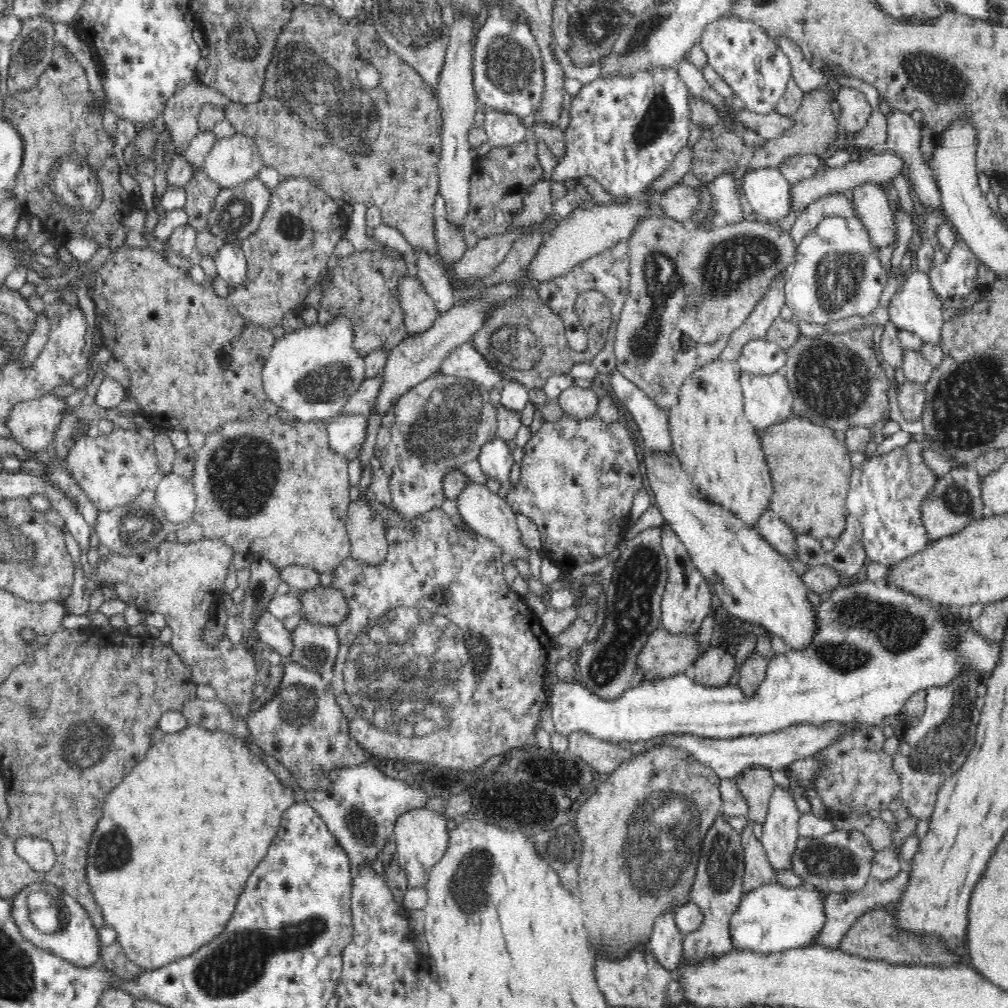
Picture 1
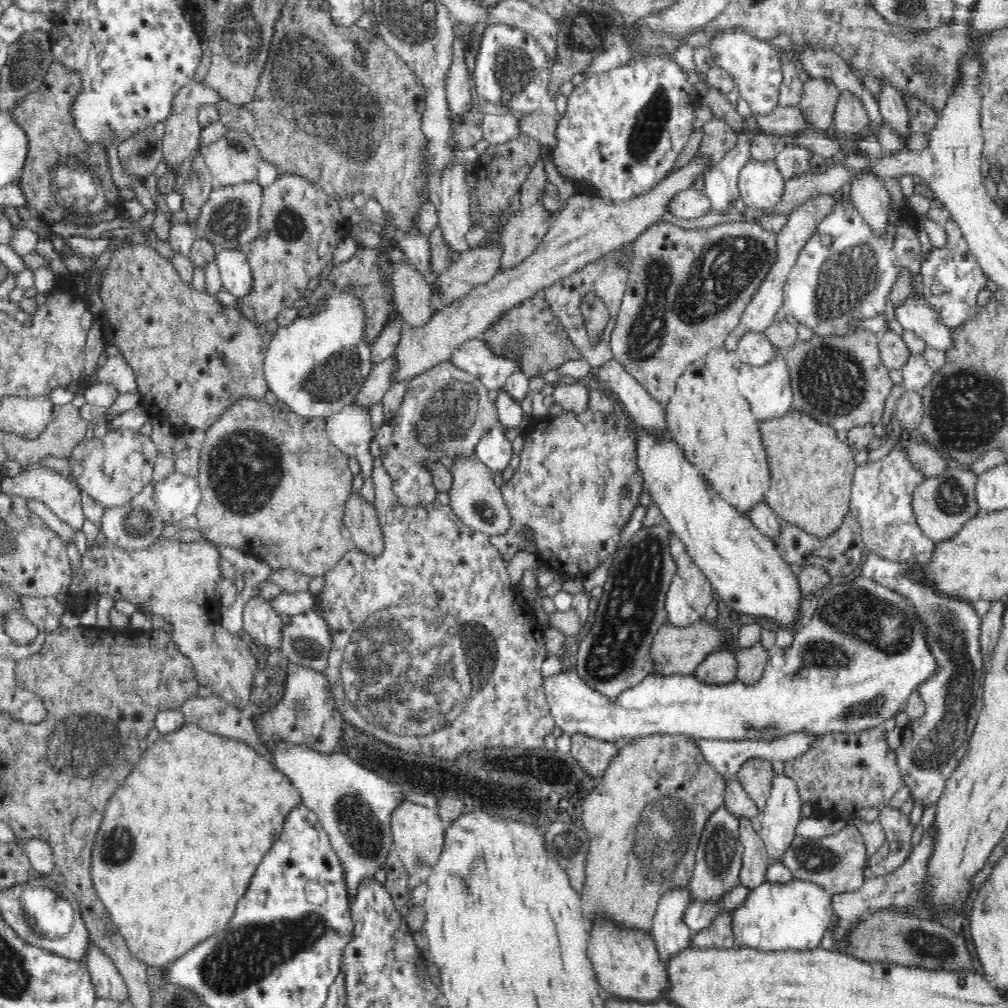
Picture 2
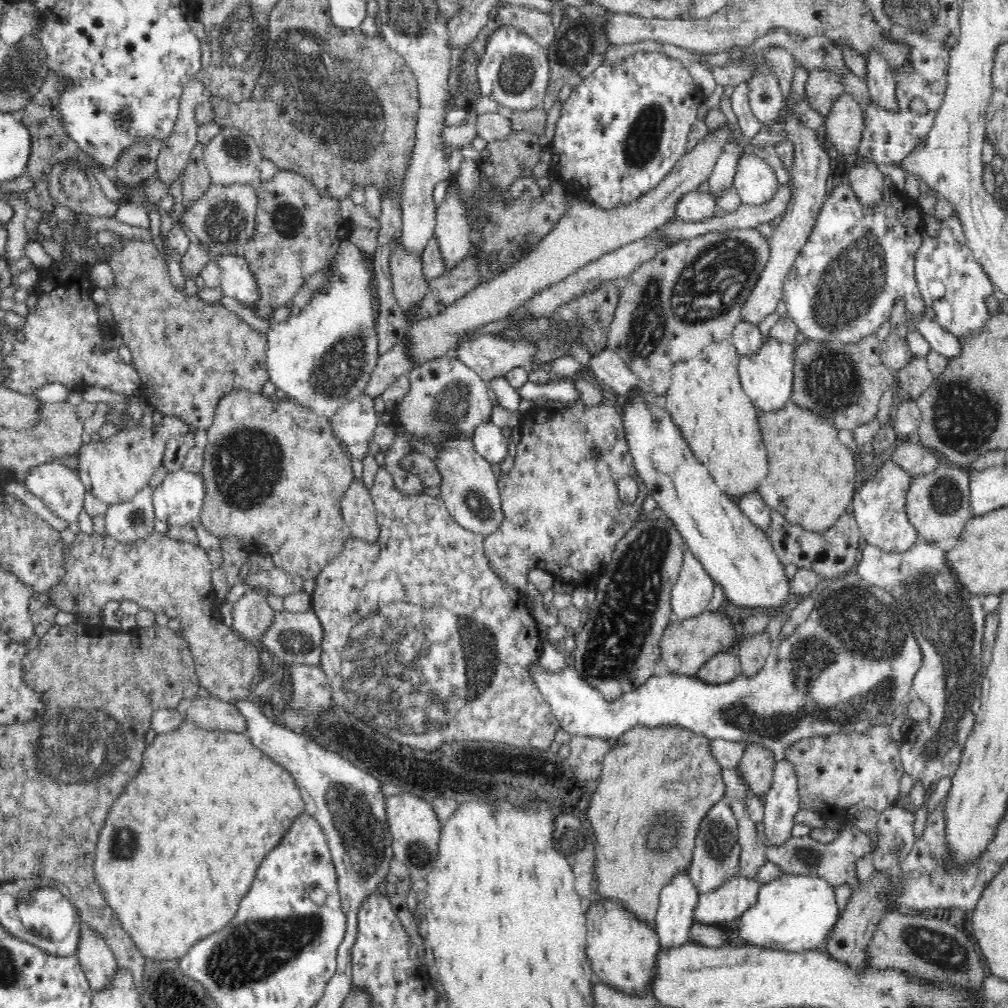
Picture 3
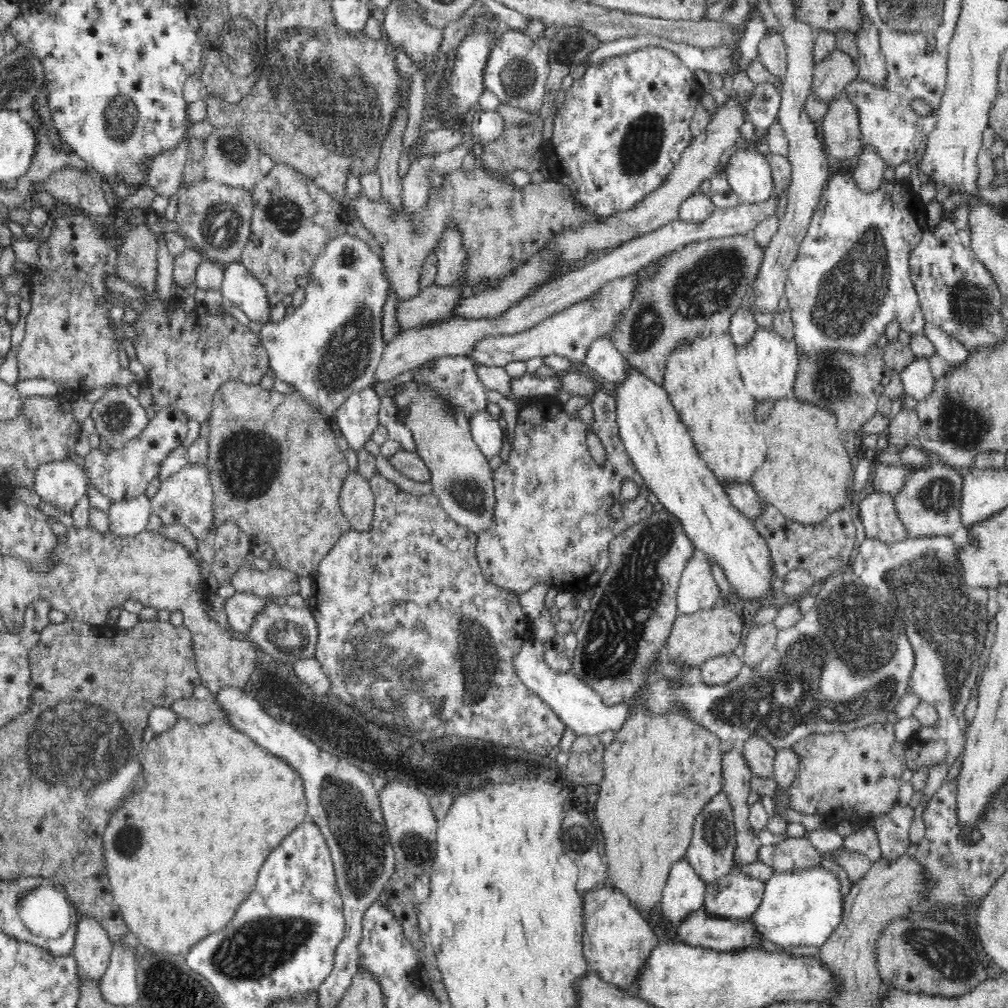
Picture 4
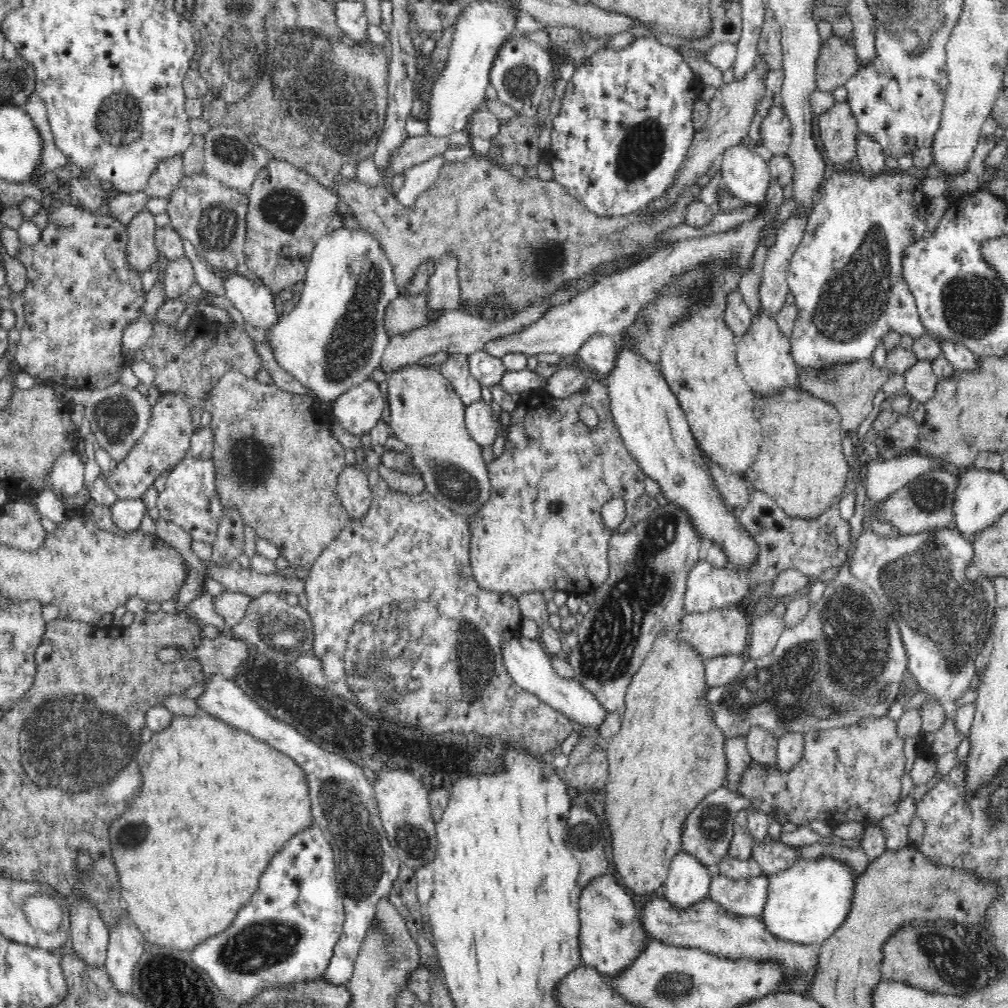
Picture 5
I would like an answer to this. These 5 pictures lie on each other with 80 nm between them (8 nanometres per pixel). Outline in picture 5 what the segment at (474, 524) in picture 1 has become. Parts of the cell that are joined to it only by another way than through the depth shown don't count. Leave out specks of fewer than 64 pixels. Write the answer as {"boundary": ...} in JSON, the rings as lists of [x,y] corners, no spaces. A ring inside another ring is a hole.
{"boundary":[[[414,362],[414,364],[404,364],[400,366],[398,370],[394,370],[387,375],[386,381],[386,400],[388,400],[388,412],[390,412],[390,433],[396,440],[404,442],[407,448],[406,451],[410,454],[410,460],[412,460],[412,466],[416,473],[422,478],[424,482],[424,488],[426,493],[430,493],[440,504],[452,509],[453,513],[464,514],[468,518],[486,499],[489,491],[489,479],[488,471],[486,471],[487,463],[481,455],[480,445],[469,435],[466,430],[464,422],[464,404],[461,402],[460,396],[455,392],[450,380],[441,372],[442,366],[436,366],[436,364],[430,364],[430,366],[424,366],[422,362]]]}

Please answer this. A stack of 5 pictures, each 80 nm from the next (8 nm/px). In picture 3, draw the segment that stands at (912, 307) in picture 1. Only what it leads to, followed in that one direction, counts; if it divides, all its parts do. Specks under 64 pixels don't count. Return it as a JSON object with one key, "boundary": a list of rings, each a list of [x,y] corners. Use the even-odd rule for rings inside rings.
{"boundary":[[[925,317],[918,322],[917,331],[923,335],[923,338],[929,343],[929,346],[947,361],[956,359],[962,355],[961,340],[944,328],[940,327],[937,322],[928,320]]]}

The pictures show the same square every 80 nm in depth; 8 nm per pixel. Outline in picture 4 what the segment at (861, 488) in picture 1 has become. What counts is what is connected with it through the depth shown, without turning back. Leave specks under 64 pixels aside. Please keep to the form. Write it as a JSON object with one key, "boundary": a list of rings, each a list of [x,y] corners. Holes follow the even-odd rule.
{"boundary":[[[871,492],[862,498],[858,510],[859,520],[869,537],[885,543],[908,537],[894,510],[893,496]]]}

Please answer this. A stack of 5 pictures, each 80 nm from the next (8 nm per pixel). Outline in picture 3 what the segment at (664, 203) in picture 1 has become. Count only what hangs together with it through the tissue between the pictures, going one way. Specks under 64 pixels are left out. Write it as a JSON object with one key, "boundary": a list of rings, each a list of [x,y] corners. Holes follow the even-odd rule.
{"boundary":[[[698,190],[690,192],[676,204],[678,219],[686,222],[700,222],[713,217],[717,212],[717,204],[710,192]]]}

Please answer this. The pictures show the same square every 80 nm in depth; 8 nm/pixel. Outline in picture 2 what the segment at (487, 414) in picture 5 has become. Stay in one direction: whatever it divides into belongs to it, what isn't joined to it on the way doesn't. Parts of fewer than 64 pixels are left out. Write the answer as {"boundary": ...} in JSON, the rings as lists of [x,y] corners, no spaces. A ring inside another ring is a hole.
{"boundary":[[[501,426],[484,431],[475,444],[474,452],[493,473],[503,473],[511,462],[512,443],[506,437]]]}

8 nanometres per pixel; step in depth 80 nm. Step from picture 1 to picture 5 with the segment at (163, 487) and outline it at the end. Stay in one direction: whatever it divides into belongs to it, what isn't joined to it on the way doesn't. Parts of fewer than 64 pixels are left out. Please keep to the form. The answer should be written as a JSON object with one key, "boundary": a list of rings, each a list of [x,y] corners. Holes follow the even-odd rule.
{"boundary":[[[188,454],[170,473],[165,488],[157,494],[159,516],[182,527],[192,540],[202,540],[212,545],[218,526],[224,518],[226,507],[217,484],[217,463],[212,456],[192,457]]]}

